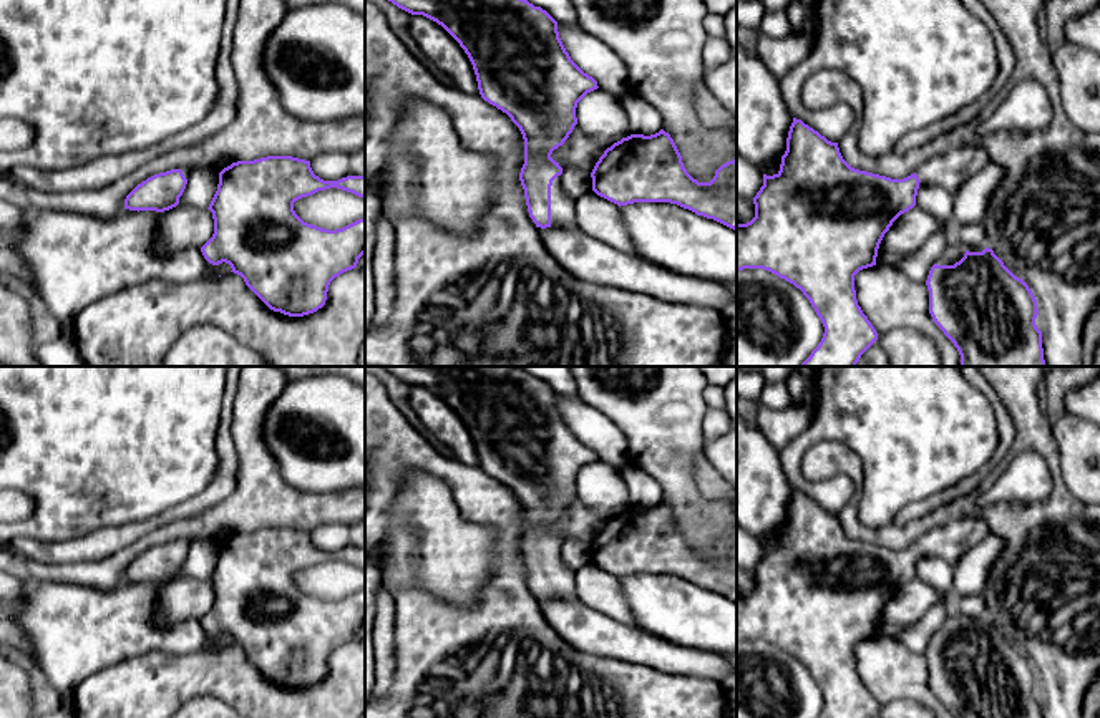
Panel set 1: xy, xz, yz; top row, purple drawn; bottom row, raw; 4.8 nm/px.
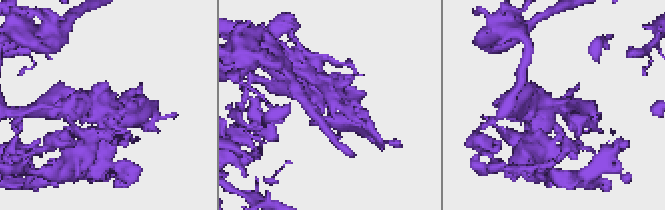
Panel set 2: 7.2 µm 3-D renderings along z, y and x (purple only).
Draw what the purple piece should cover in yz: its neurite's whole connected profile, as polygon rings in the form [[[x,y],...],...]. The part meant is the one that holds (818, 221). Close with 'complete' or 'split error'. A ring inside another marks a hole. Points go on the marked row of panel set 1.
[[[793,118],[780,171],[773,176],[763,174],[763,186],[753,197],[755,217],[747,224],[737,224],[737,270],[768,270],[793,284],[810,300],[825,327],[825,333],[801,366],[856,366],[861,355],[878,340],[878,333],[858,305],[854,275],[876,265],[884,234],[901,214],[916,206],[919,187],[939,186],[956,192],[987,163],[989,154],[982,146],[962,146],[921,164],[914,174],[904,179],[891,179],[851,167],[843,159],[838,143],[828,141],[801,119]]]; split error

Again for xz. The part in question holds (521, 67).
[[[388,0],[398,8],[423,15],[441,25],[468,55],[479,95],[506,113],[524,139],[524,164],[519,181],[529,217],[536,227],[579,229],[576,201],[561,184],[562,167],[551,154],[564,144],[577,124],[577,103],[597,90],[597,81],[584,73],[566,51],[557,22],[528,0]]]; split error

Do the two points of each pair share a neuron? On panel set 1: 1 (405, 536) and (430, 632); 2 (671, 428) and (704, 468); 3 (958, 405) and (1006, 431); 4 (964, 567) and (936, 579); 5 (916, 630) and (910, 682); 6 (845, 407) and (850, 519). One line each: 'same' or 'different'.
1: different
2: different
3: different
4: different
5: different
6: different

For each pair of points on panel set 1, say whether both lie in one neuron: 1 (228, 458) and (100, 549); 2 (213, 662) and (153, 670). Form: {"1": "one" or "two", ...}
{"1": "one", "2": "one"}

